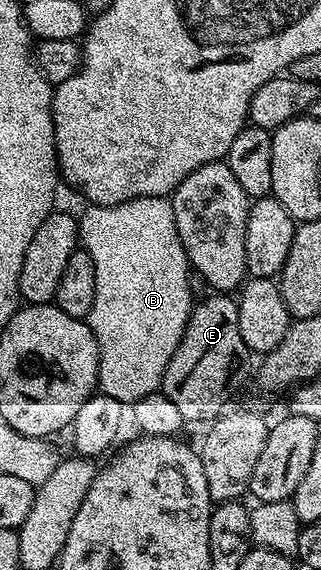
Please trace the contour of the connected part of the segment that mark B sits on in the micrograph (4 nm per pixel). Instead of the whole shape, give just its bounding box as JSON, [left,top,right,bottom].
[78,197,193,403]

